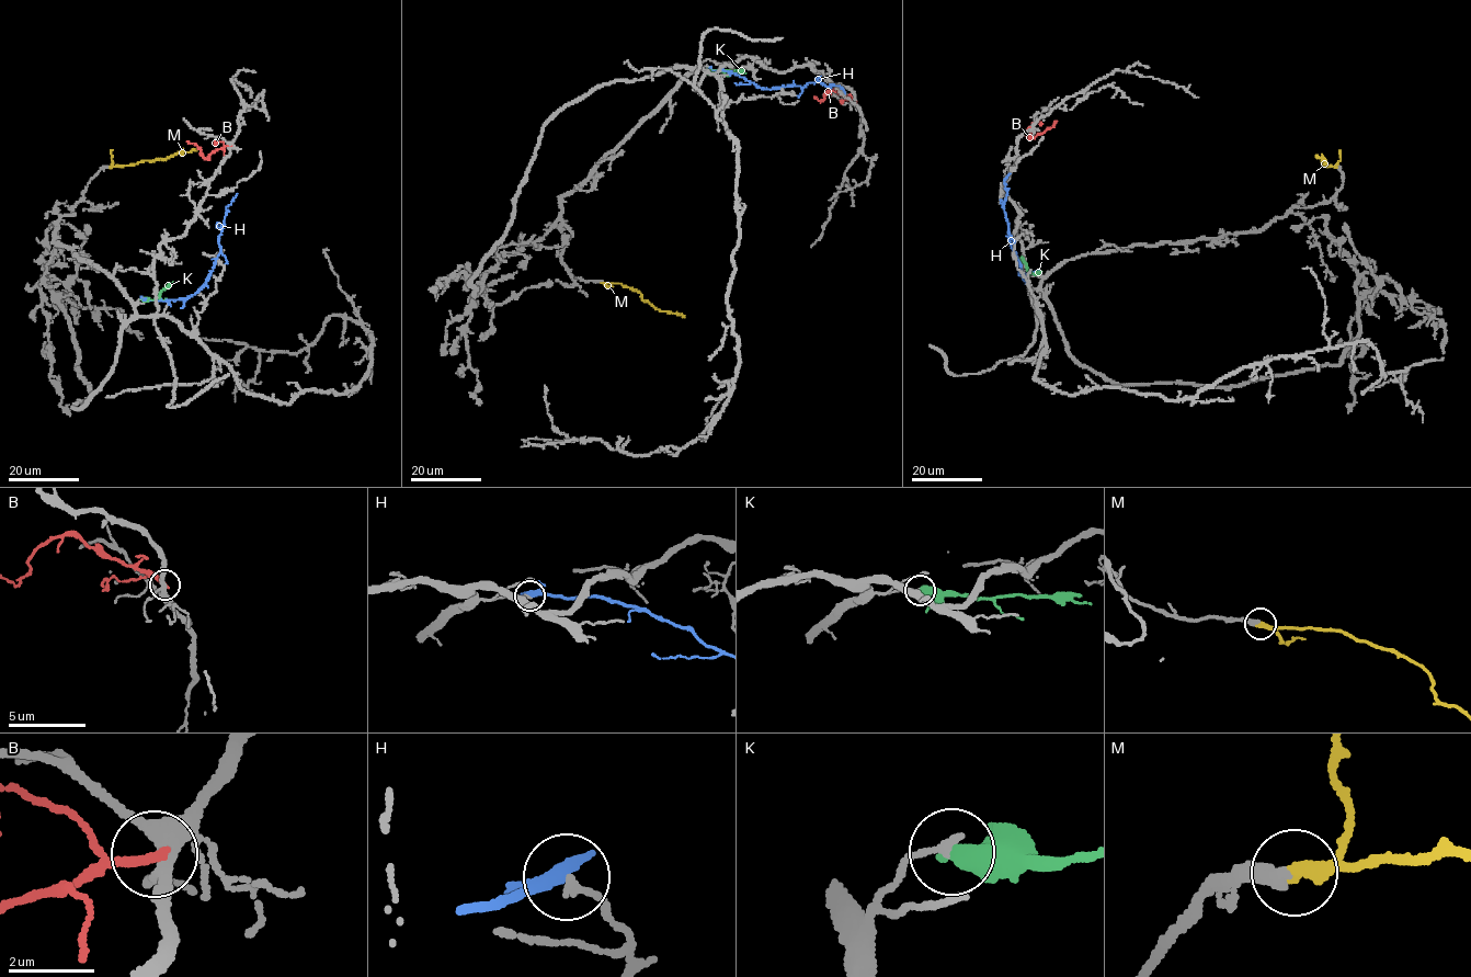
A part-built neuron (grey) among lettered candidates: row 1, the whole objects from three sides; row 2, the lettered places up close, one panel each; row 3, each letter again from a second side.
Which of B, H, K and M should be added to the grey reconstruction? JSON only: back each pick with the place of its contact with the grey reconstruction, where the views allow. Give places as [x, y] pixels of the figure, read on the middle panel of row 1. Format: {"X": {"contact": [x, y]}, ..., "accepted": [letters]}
{"M": {"contact": [602, 282]}, "accepted": ["M"]}

